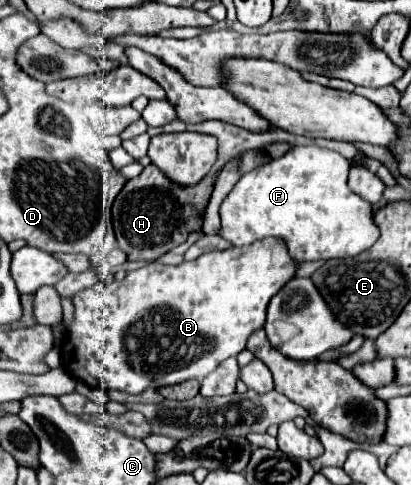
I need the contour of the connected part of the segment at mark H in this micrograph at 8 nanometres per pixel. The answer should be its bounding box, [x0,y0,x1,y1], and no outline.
[113,164,215,262]

